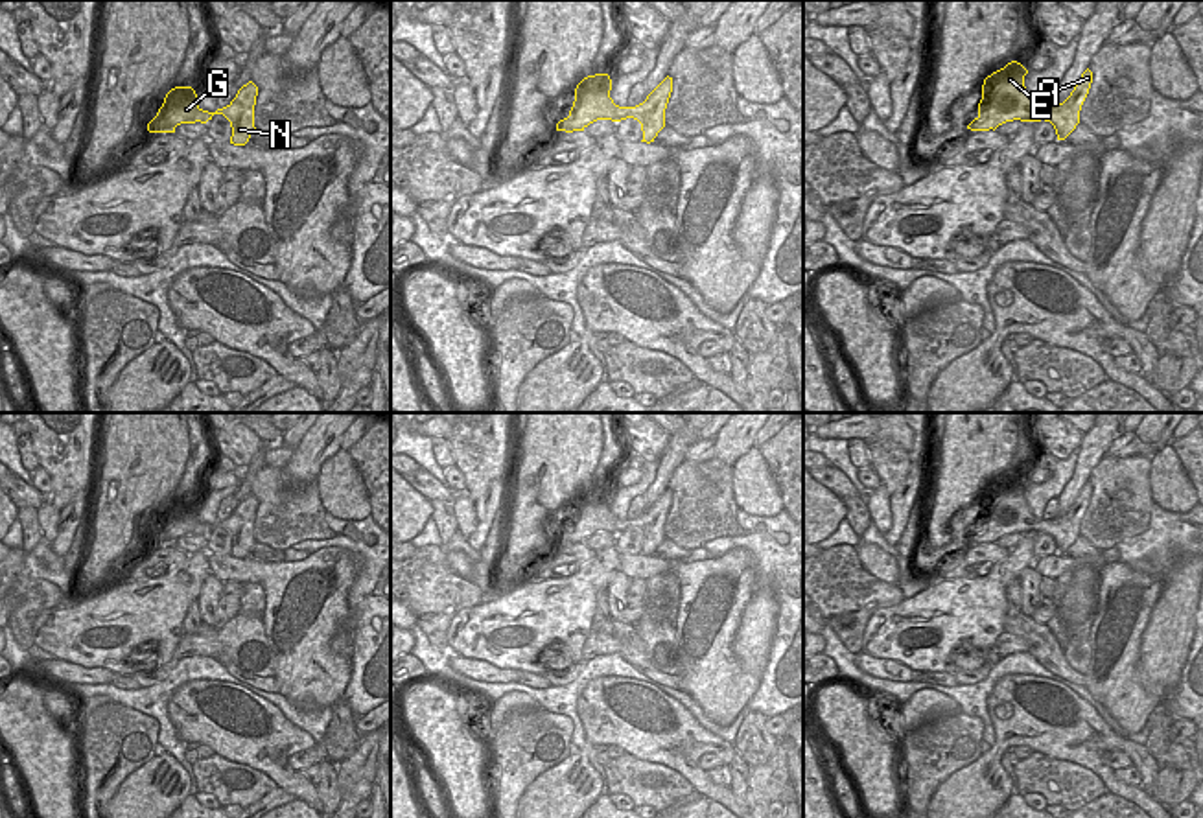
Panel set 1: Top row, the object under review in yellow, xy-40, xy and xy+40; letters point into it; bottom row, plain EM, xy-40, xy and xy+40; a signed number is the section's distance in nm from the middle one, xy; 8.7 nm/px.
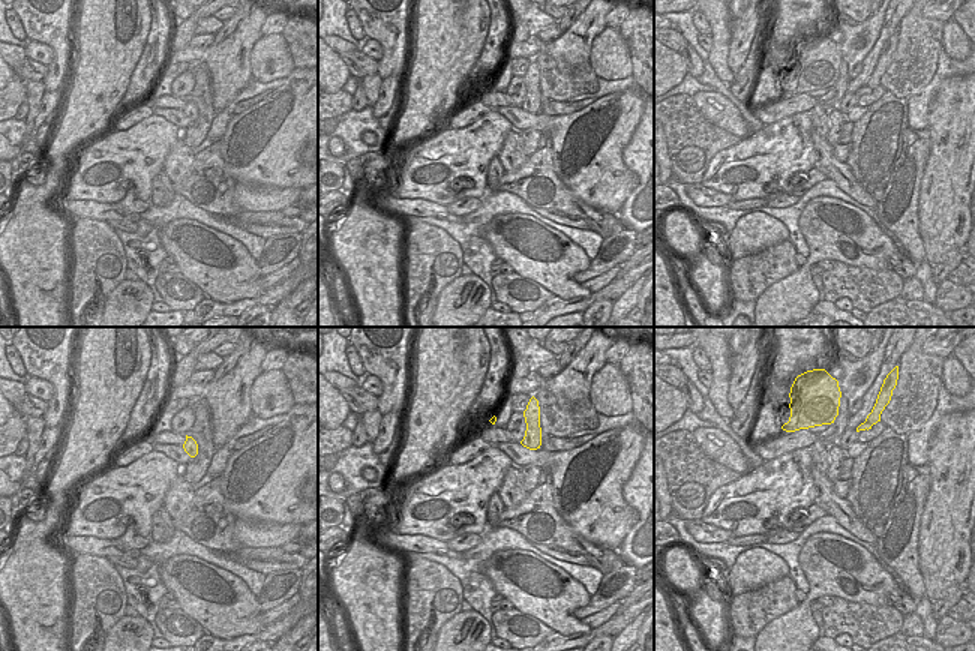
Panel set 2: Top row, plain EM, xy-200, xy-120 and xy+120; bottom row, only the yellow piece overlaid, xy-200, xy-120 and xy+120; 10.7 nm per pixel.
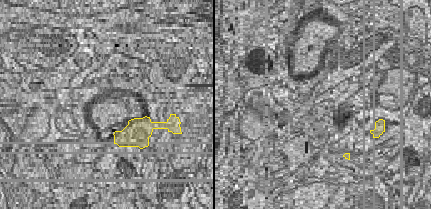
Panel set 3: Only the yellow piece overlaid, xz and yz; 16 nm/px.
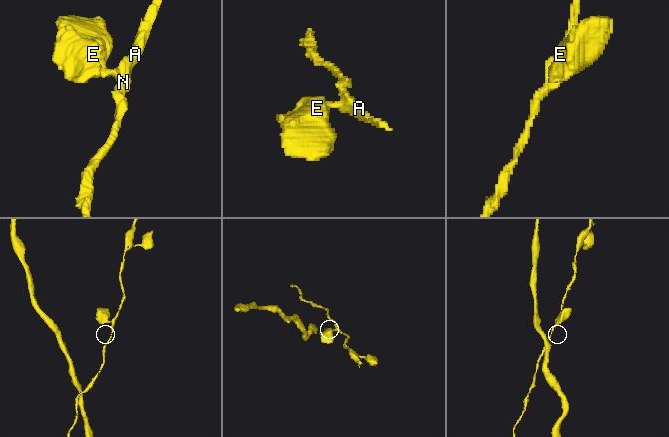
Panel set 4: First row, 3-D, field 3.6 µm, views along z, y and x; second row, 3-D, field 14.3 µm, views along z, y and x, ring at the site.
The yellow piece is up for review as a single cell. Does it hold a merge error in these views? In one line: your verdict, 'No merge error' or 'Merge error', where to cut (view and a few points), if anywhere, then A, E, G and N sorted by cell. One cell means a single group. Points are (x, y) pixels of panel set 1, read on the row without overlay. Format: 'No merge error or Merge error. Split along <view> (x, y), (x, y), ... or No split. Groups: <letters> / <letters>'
No merge error. No split. Groups: A E G N

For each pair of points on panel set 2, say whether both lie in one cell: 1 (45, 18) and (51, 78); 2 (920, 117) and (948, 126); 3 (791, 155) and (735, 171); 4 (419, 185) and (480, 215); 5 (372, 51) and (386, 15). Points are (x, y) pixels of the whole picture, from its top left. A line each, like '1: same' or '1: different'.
1: same
2: different
3: same
4: different
5: different

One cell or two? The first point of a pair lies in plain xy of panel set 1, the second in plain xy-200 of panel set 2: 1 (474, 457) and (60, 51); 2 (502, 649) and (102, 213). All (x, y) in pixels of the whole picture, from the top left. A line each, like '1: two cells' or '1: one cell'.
1: one cell
2: two cells

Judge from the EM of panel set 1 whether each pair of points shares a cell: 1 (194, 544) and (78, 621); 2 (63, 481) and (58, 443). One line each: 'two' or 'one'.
1: two
2: one

